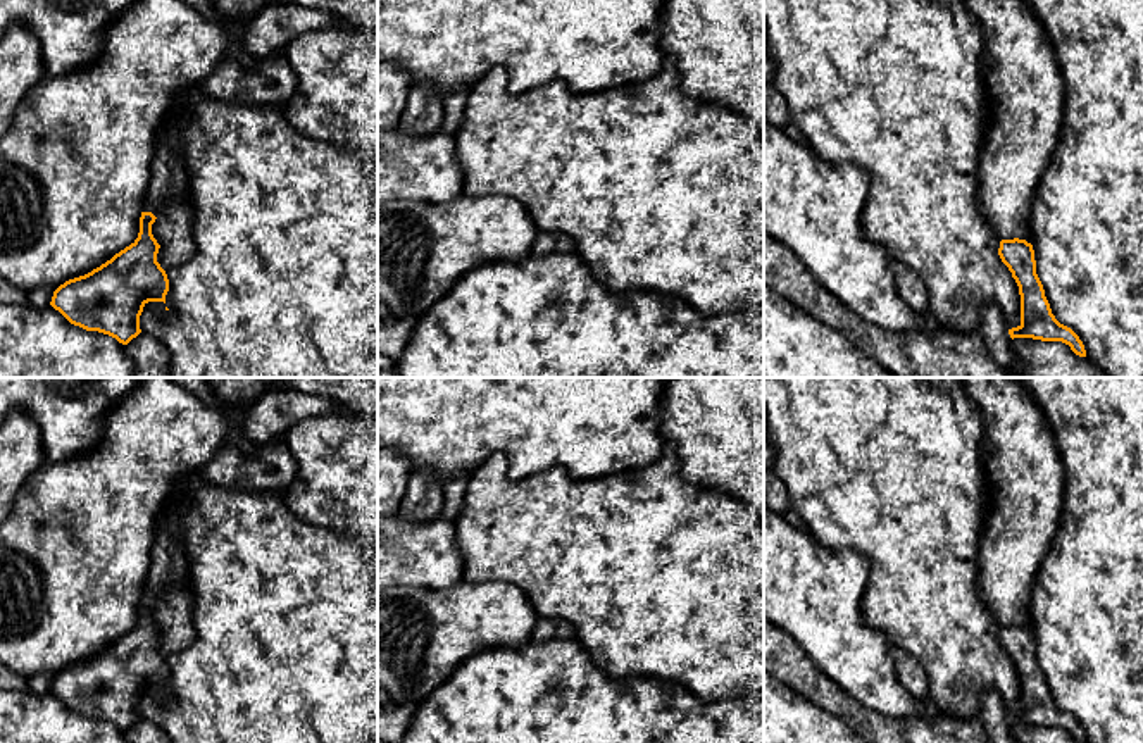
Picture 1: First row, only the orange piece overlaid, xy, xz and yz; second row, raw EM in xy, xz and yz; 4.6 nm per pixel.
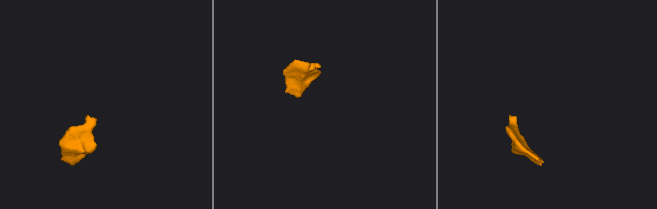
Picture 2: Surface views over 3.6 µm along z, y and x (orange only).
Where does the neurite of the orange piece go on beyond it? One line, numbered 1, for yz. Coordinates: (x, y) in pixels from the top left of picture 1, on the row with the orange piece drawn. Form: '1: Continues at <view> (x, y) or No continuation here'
1: No continuation here

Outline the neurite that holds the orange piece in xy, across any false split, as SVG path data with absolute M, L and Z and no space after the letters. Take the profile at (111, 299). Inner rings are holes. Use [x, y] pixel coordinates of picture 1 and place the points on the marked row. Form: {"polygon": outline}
{"polygon": "M174 131L157 140L138 238L100 267L53 291L50 305L71 324L128 345L141 333L143 307L148 302L166 303L169 279L157 262L160 245L152 234L152 224L166 205L190 200L179 147L181 140Z"}

